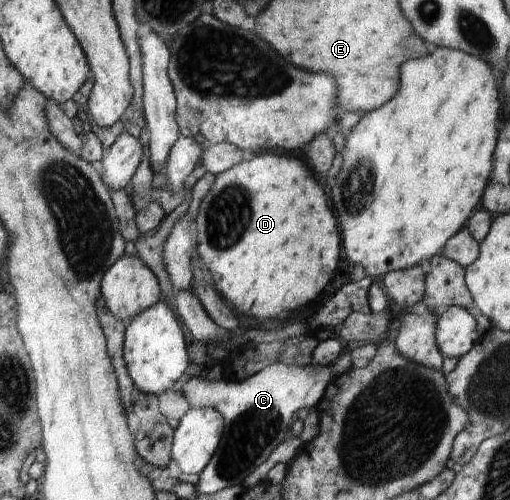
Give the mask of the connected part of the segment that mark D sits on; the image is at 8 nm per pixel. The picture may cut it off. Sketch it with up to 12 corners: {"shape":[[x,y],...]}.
{"shape":[[307,165],[219,173],[195,256],[271,319],[315,301],[341,237]]}

